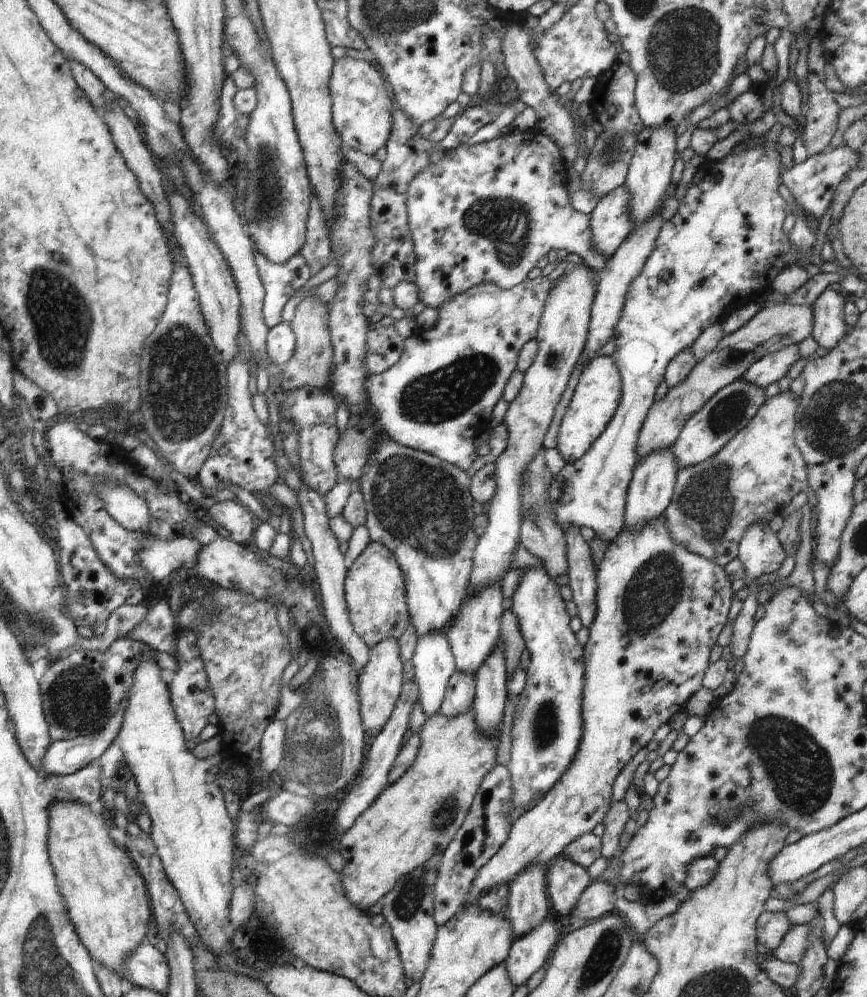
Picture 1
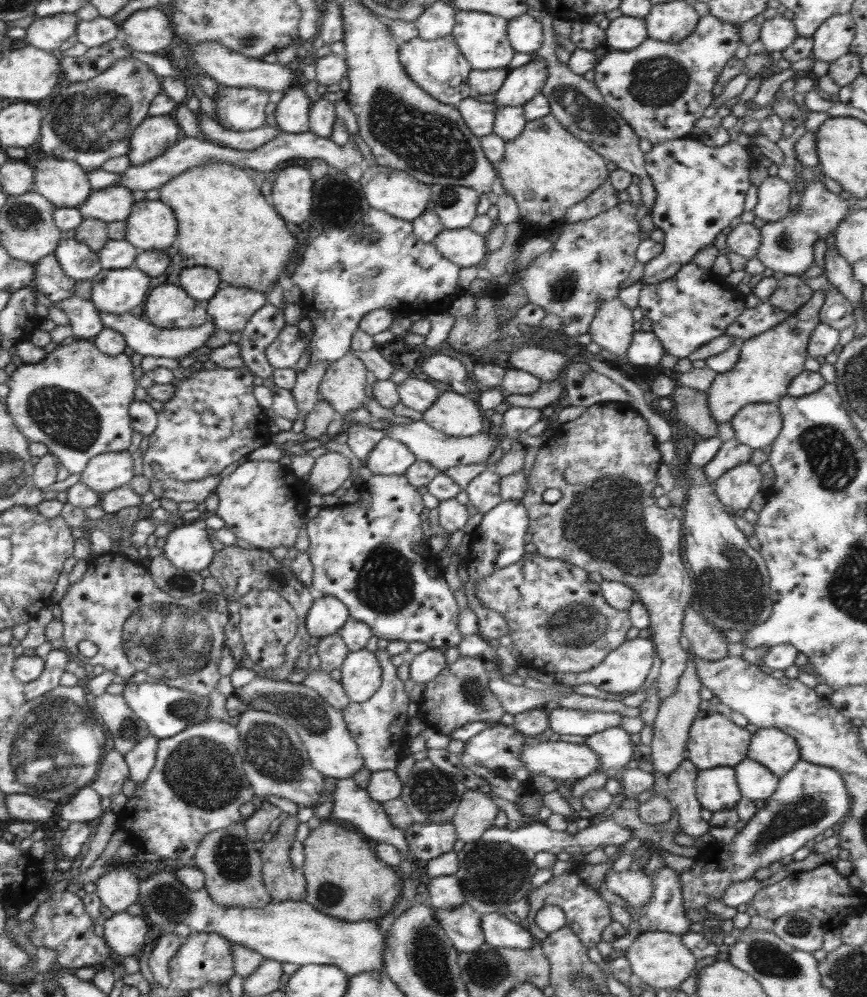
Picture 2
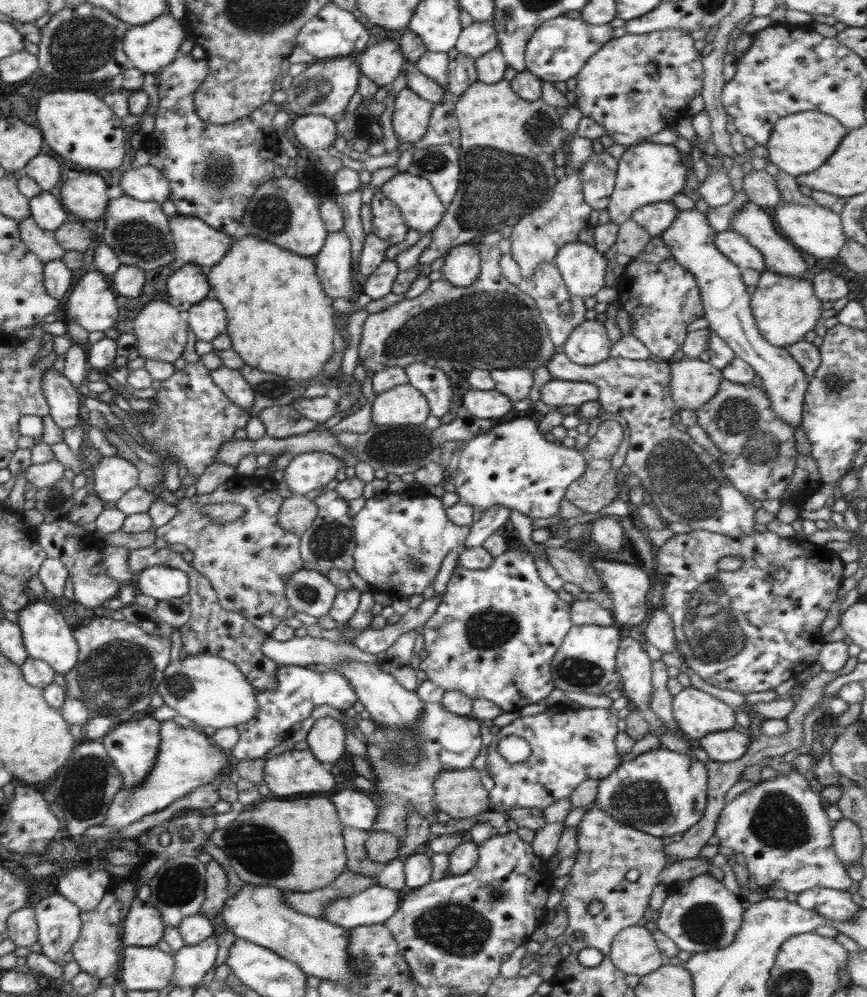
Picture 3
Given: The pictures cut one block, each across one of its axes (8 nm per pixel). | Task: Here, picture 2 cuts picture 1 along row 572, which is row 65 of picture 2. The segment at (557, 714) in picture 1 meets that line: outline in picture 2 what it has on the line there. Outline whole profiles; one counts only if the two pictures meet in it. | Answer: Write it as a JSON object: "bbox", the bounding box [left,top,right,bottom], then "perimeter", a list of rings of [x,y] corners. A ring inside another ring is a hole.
{"bbox":[496,61,548,106],"perimeter":[[[529,61],[523,66],[508,71],[502,86],[496,92],[496,106],[524,106],[541,92],[548,76],[546,63]]]}

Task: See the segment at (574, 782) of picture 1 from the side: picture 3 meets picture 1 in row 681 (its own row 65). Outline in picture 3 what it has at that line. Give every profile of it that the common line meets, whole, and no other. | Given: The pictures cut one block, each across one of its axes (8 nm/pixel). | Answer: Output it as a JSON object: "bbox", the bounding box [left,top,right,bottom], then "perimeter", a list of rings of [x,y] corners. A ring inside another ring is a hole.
{"bbox":[571,27,703,148],"perimeter":[[[682,27],[654,31],[648,34],[630,34],[610,39],[595,52],[575,76],[576,88],[571,95],[583,117],[592,118],[606,130],[606,135],[624,148],[645,143],[650,136],[684,116],[688,104],[703,91],[703,56],[694,47],[690,32]]]}

